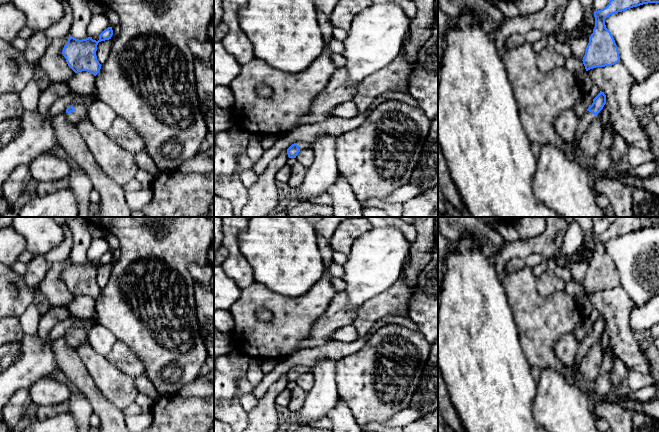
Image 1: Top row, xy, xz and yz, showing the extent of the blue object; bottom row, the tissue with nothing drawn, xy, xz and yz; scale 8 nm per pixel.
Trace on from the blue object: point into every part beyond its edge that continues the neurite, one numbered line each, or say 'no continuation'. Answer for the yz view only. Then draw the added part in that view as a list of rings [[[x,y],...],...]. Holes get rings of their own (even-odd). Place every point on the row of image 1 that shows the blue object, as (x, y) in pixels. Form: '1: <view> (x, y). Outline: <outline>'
1: yz (584, 121). Outline: [[[586,111],[583,116],[579,117],[578,126],[576,129],[576,136],[574,141],[570,144],[575,150],[579,148],[579,141],[583,133],[587,130],[589,125],[592,123],[594,117],[595,115],[589,111]]]

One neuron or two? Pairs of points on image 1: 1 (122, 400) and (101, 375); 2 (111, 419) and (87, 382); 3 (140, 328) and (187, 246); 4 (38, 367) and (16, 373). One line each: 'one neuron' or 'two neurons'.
1: one neuron
2: one neuron
3: one neuron
4: one neuron

